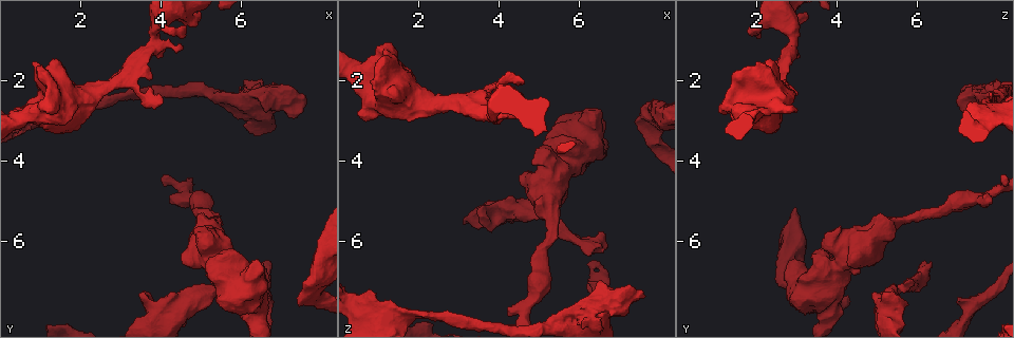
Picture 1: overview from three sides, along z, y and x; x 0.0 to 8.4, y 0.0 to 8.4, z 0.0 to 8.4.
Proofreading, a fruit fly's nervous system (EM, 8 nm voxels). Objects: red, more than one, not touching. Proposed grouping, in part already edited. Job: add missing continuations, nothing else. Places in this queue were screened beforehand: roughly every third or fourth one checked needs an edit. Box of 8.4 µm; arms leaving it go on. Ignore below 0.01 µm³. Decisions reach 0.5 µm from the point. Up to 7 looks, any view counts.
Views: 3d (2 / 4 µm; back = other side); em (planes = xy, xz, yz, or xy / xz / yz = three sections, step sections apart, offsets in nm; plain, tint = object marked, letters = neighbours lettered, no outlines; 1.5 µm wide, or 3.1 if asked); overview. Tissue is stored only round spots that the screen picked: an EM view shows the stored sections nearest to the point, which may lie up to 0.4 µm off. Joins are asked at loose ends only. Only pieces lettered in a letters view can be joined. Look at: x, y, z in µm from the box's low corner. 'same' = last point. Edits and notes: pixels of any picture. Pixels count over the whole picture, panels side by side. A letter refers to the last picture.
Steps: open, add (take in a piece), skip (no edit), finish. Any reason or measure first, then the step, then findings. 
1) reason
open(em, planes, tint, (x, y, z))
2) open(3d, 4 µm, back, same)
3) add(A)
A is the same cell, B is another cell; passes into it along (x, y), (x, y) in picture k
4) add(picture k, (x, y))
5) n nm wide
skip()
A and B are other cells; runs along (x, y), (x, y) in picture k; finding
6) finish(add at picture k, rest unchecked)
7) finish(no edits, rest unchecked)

open(em, yz, step 4, letters, (7.50, 7.45, 2.95))

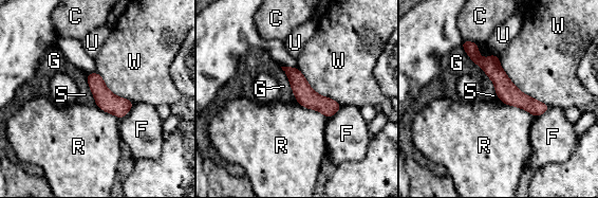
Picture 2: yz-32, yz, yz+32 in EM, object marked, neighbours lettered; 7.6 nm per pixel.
skip()
C, F, G, R, S, U and W are other cells; border along (86, 74), (88, 86), (96, 105) in picture 2; none of them fits

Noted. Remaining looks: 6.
branch stops here
open(3d, 4 µm, (6.50, 6.55, 6.20))

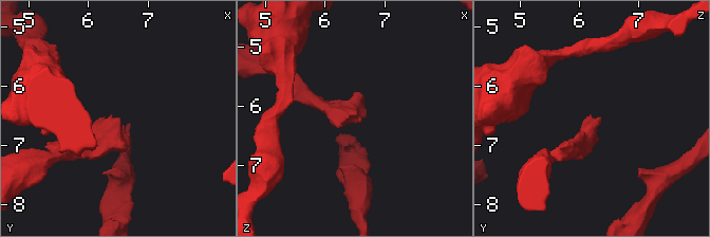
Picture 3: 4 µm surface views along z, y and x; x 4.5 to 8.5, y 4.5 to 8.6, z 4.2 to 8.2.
arms of 220, 280 nm; shape alone is not enough
open(em, planes, letters, (6.50, 6.50, 6.15))

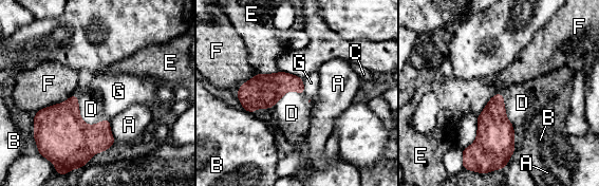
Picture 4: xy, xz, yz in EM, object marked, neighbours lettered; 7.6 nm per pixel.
add(D)
D is the same cell, A, B, C, E, F and G are other cells; passes into it along (494, 145), (508, 121), (522, 103) in picture 4; it goes on there

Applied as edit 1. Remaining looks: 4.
open(overview)

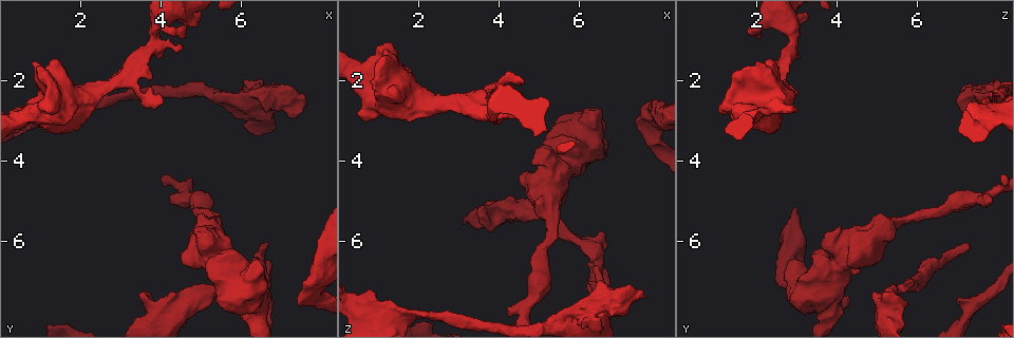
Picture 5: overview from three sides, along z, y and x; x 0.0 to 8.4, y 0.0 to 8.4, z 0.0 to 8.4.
stops while still wide
open(em, planes, plain, (7.55, 2.70, 7.35))

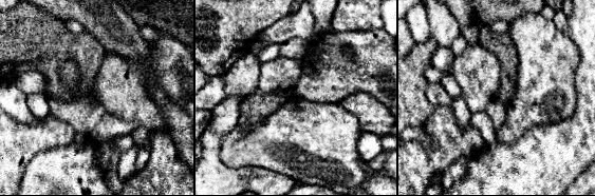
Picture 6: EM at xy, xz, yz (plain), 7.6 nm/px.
see the neighbours
open(em, planes, letters, same)

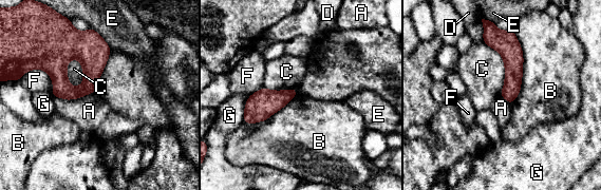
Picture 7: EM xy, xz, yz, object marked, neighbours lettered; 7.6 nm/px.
skip()
A, B, C, D, E, F and G are other cells; border along (513, 30), (523, 73), (510, 103) in picture 7; no lettered piece goes on from it

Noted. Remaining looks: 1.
finish(add at picture 4, rest unchecked)

